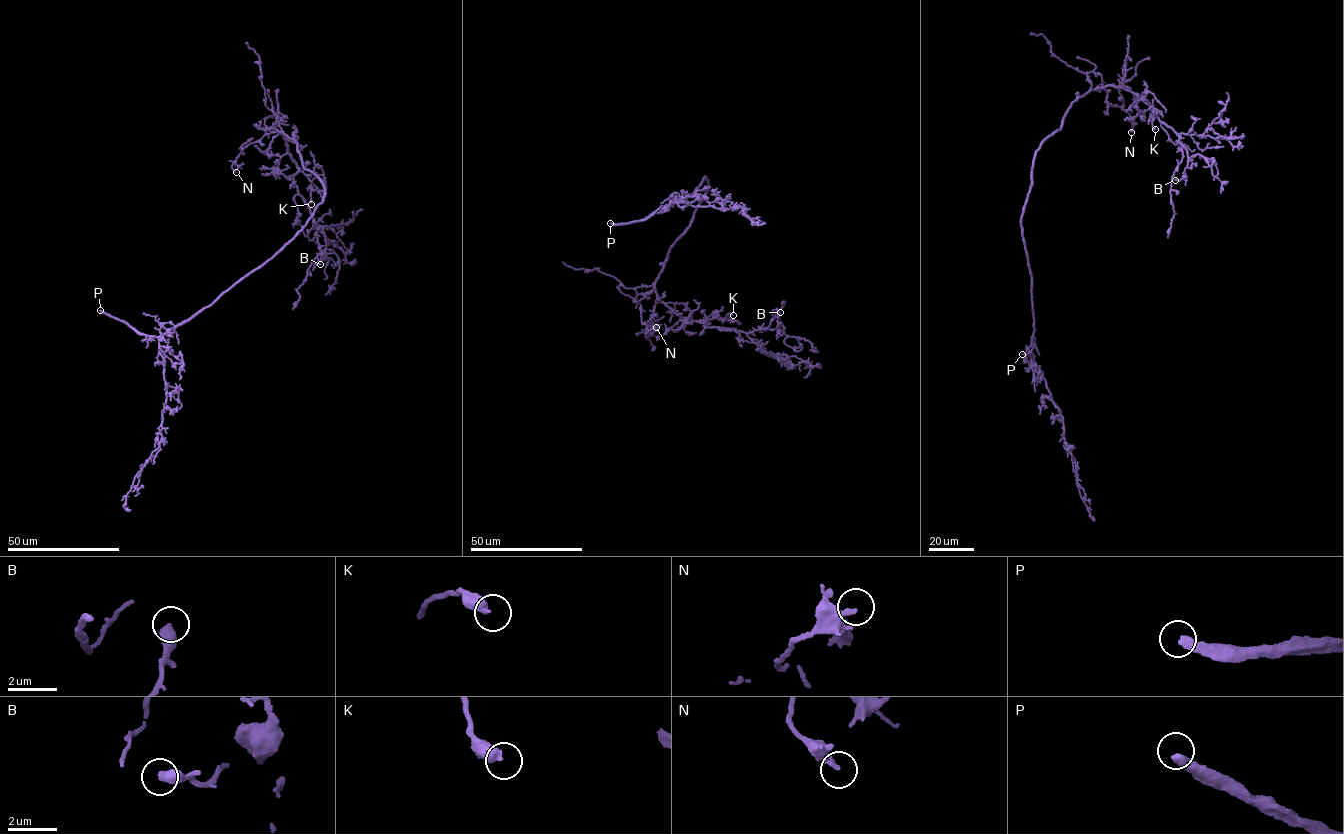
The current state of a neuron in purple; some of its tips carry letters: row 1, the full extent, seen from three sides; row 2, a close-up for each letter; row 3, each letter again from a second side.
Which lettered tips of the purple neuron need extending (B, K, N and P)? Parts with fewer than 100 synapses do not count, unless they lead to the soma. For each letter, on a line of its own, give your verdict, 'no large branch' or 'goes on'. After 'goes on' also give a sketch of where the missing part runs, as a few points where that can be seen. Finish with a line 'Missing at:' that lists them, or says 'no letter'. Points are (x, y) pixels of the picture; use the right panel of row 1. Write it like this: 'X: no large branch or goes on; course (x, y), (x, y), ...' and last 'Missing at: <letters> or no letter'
B: no large branch
K: no large branch
N: no large branch
P: goes on
Missing at: P

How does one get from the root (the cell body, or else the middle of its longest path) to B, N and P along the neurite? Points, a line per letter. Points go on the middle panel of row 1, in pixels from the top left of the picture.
B: (708, 186), (690, 226), (667, 254), (655, 286), (660, 300), (704, 326), (746, 333), (779, 328), (780, 312)
N: (708, 186), (690, 226), (667, 253), (656, 282), (655, 309), (645, 324), (649, 332), (656, 327)
P: (708, 186), (705, 176), (694, 192), (680, 202), (672, 198), (669, 204), (644, 220), (610, 223)

